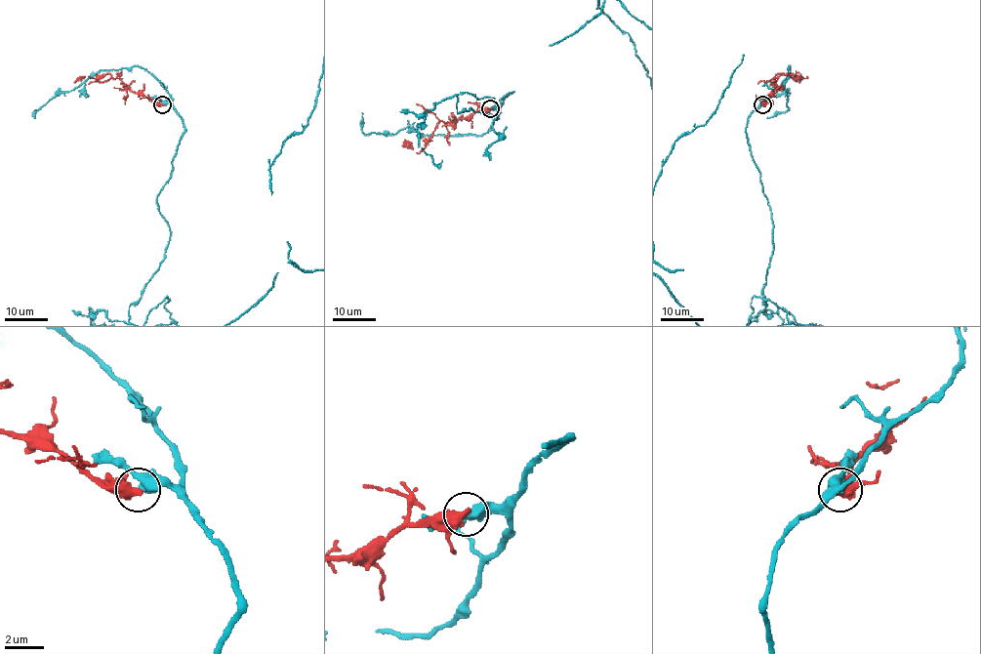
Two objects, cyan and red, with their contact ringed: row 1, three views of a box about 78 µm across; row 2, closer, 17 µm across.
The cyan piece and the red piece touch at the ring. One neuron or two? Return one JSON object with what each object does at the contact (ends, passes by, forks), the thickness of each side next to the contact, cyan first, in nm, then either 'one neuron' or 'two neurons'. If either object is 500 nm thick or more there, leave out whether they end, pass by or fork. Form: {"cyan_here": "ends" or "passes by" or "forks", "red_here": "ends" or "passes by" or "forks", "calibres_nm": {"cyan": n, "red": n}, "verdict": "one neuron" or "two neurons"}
{"calibres_nm": {"cyan": 360, "red": 550}, "verdict": "two neurons"}

